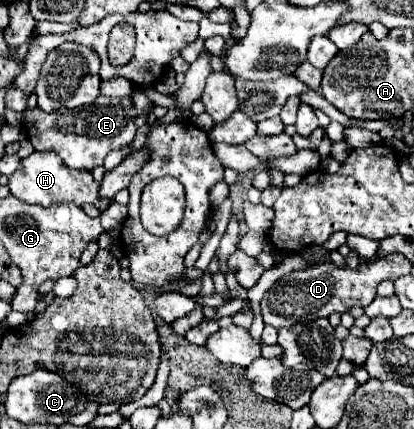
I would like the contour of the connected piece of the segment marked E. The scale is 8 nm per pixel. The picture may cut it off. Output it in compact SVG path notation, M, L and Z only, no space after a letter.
M99 94L99 98L93 104L81 106L81 108L59 108L55 112L43 112L41 108L33 108L33 110L25 110L25 134L31 140L33 148L39 152L45 150L53 150L57 152L63 162L69 168L77 168L77 170L93 170L95 166L103 164L105 156L111 150L123 148L129 142L133 142L137 126L135 126L135 108L133 108L133 100L131 96L123 96L123 98L115 98L115 96L103 96Z

